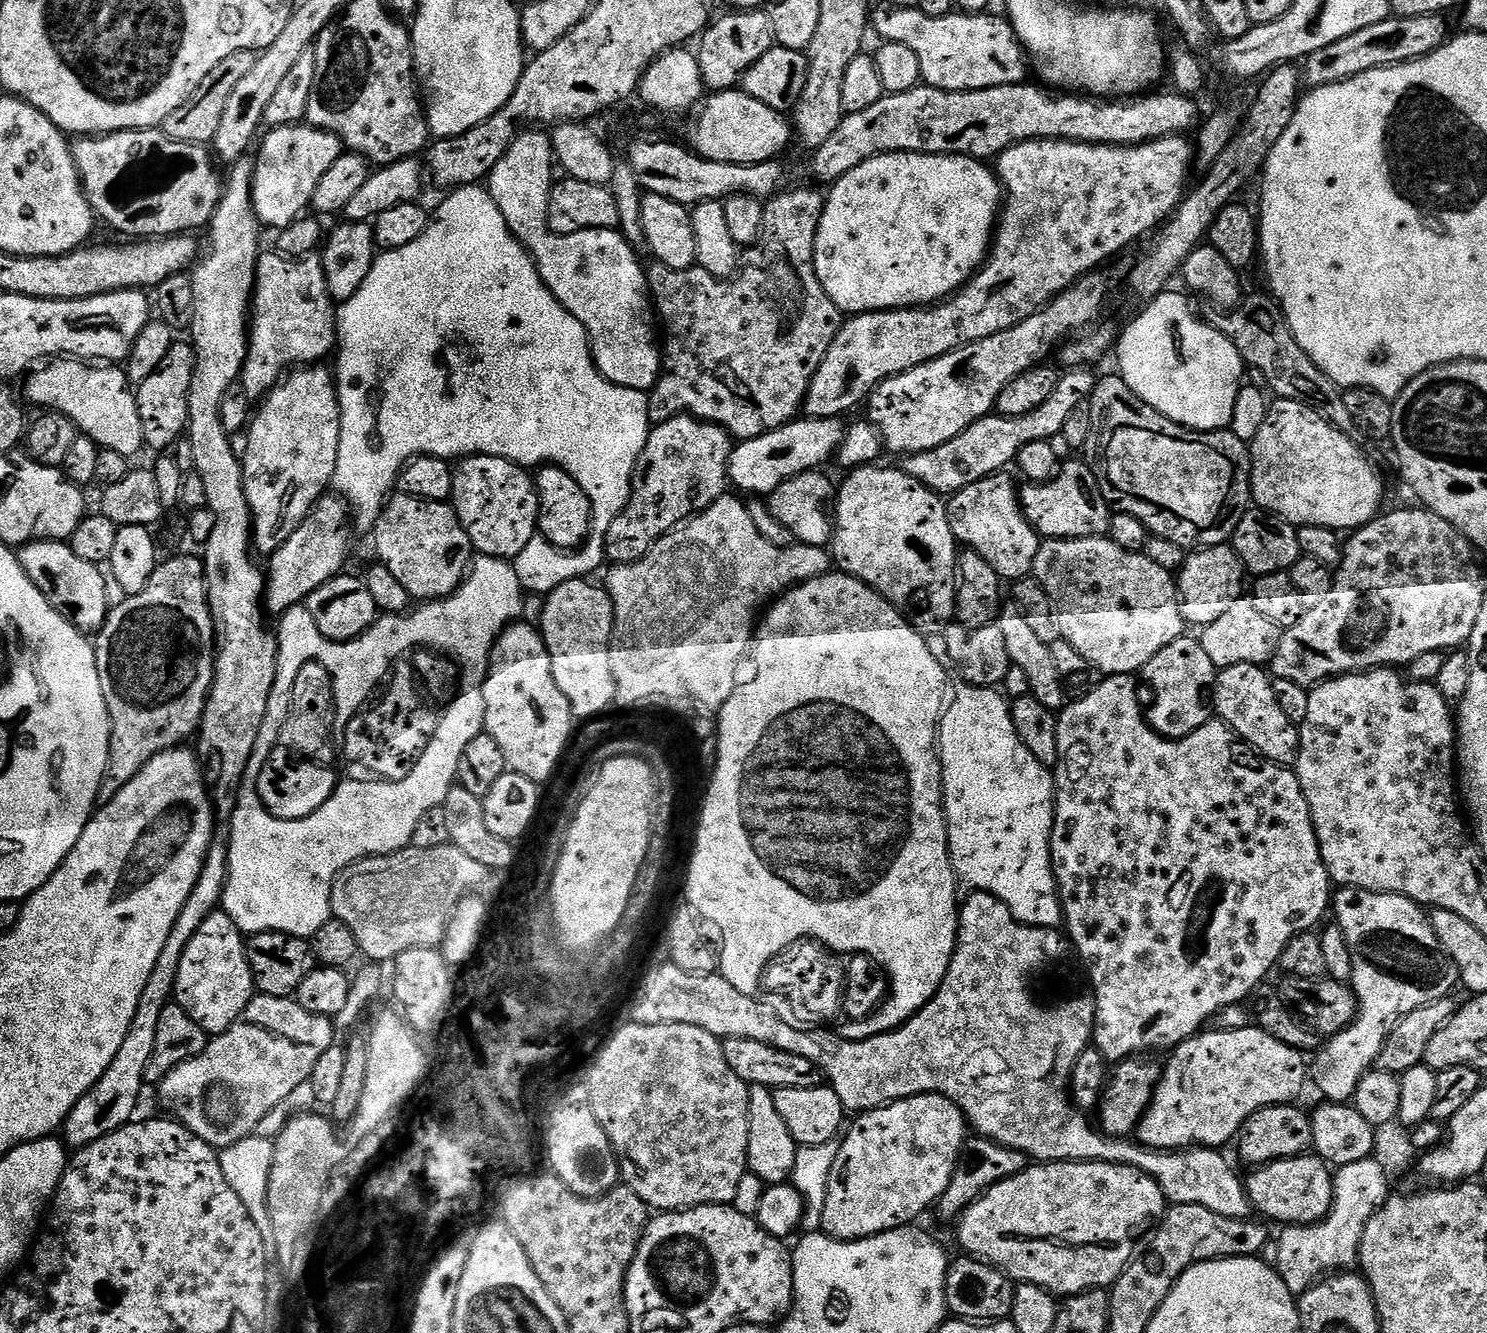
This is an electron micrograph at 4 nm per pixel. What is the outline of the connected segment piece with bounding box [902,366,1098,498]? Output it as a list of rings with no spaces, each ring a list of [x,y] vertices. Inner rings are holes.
[[[1088,366],[1068,368],[1065,376],[1063,373],[1057,379],[1050,398],[1046,398],[1046,402],[1042,402],[1038,410],[1021,416],[983,416],[981,420],[962,430],[958,438],[950,438],[950,442],[942,442],[942,446],[934,446],[934,450],[926,450],[913,456],[905,455],[902,470],[941,498],[951,498],[982,478],[1003,473],[1007,469],[1004,467],[1015,461],[1022,446],[1043,440],[1055,441],[1063,433],[1066,421],[1074,409],[1091,401],[1092,391],[1098,379],[1097,373],[1094,374],[1092,371]]]

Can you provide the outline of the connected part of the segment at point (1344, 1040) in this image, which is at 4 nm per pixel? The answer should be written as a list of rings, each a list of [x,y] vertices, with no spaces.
[[[1340,888],[1337,893],[1334,896],[1334,920],[1344,932],[1344,942],[1352,955],[1350,987],[1356,994],[1358,1011],[1356,1021],[1345,1032],[1331,1037],[1315,1053],[1316,1061],[1311,1061],[1310,1064],[1310,1080],[1313,1085],[1316,1083],[1316,1088],[1324,1095],[1325,1101],[1346,1104],[1355,1097],[1356,1088],[1365,1072],[1375,1065],[1394,1026],[1398,1026],[1398,1022],[1402,1022],[1406,1014],[1414,1014],[1418,1006],[1426,1006],[1430,1002],[1441,1000],[1443,996],[1452,996],[1452,987],[1457,987],[1458,977],[1456,963],[1448,957],[1446,950],[1442,950],[1434,934],[1429,913],[1421,905],[1405,896],[1389,892],[1368,892],[1364,888]]]

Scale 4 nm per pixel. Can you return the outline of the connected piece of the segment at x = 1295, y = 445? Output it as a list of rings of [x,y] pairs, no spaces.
[[[1273,399],[1262,430],[1250,442],[1255,507],[1273,512],[1293,526],[1363,528],[1381,511],[1384,484],[1352,439],[1323,420],[1310,405]]]

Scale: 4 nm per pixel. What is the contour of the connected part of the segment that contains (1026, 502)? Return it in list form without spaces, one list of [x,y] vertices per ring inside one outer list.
[[[1065,459],[1052,479],[1025,483],[1018,495],[1024,517],[1042,538],[1081,540],[1087,536],[1103,537],[1108,531],[1109,506],[1102,498],[1102,490],[1094,478],[1092,467],[1083,459]]]

